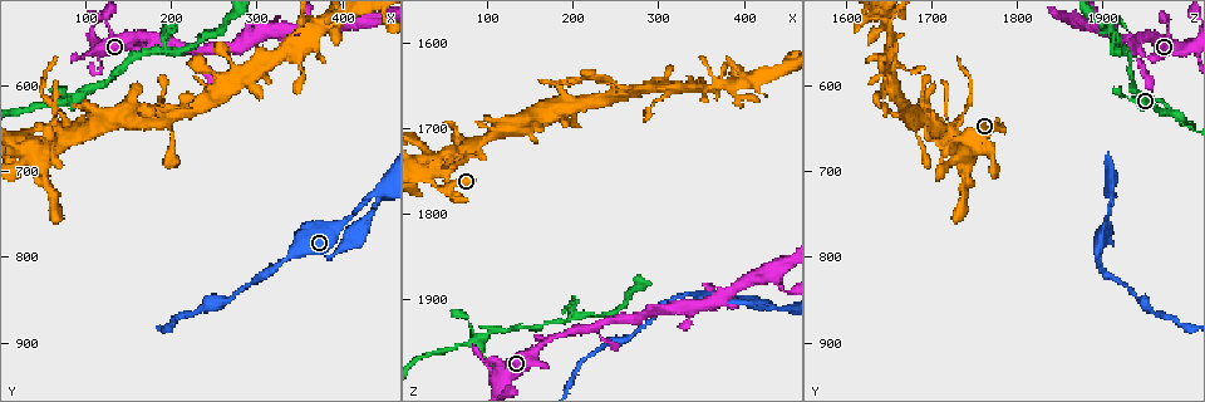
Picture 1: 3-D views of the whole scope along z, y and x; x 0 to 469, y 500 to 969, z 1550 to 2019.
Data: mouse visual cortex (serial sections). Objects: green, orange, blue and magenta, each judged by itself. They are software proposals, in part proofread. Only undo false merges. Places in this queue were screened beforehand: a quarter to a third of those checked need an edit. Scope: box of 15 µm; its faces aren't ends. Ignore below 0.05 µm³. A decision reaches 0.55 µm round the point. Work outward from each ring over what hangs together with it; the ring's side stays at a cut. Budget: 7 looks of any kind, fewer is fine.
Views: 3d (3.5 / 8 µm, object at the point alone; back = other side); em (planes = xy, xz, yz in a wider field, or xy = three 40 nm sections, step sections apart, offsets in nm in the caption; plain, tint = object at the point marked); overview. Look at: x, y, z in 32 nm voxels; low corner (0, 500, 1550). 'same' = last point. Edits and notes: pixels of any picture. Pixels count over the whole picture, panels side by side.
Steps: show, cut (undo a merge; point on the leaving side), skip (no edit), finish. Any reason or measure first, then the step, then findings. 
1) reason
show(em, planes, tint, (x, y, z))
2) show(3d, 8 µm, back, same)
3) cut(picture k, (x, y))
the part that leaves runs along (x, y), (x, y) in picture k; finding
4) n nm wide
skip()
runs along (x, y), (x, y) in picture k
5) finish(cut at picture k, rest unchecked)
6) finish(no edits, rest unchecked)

thin neck
show(3d, 8 µm, (410, 775, 1905))

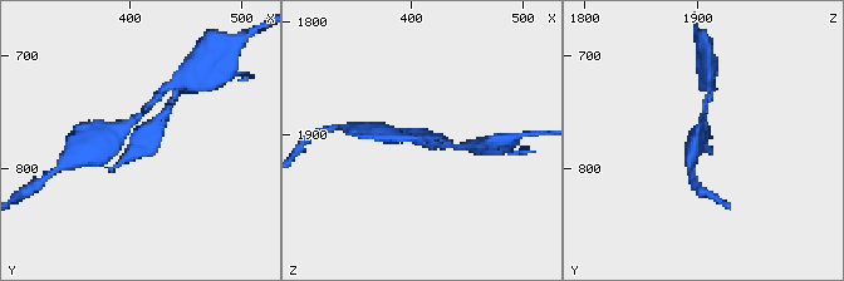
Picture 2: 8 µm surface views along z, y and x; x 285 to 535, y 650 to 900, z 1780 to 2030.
show(3d, 3.5 µm, (408, 772, 1906))

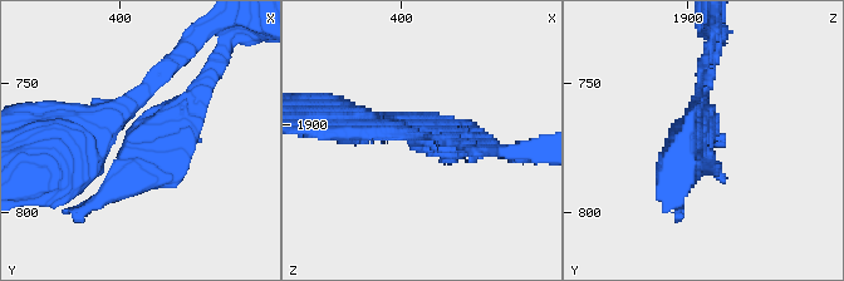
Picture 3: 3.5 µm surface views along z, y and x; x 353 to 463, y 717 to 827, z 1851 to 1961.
show(em, xy, step 5, tint, (405, 771, 1904))

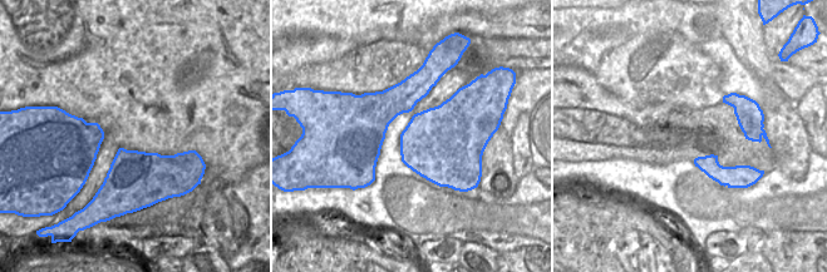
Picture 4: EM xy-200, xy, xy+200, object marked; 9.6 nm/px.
skip()
all the same cell

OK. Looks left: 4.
sudden change in width
show(3d, 8 µm, (70, 610, 1920))

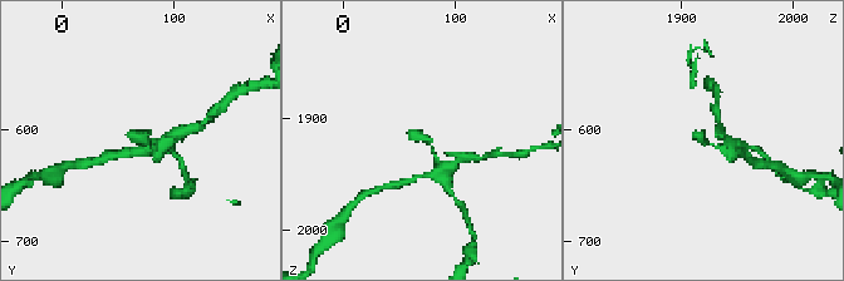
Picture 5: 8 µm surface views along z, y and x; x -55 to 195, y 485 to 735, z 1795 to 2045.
show(3d, 3.5 µm, (74, 612, 1922))

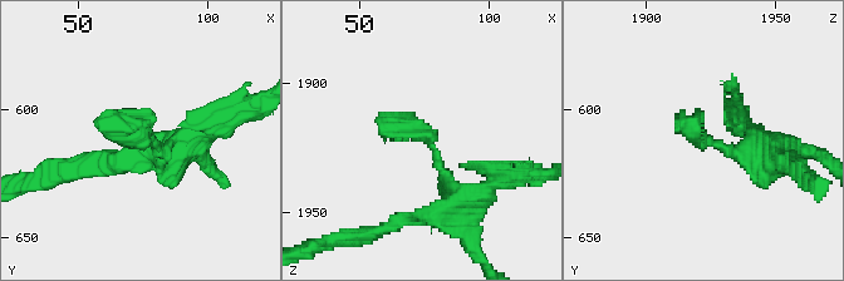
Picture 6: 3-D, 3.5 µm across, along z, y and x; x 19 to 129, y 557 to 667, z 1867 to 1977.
need the tissue
show(em, xy, step 3, tint, (72, 611, 1919))

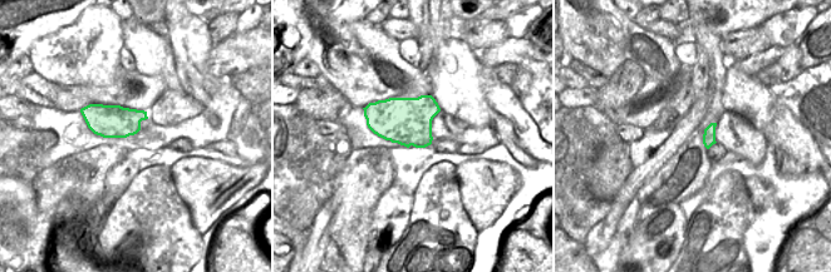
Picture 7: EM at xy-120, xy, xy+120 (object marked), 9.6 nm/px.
skip()
runs along (461, 201), (430, 143), (383, 117) in picture 6; one cell here

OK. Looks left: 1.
finish(no edits, rest unchecked)

